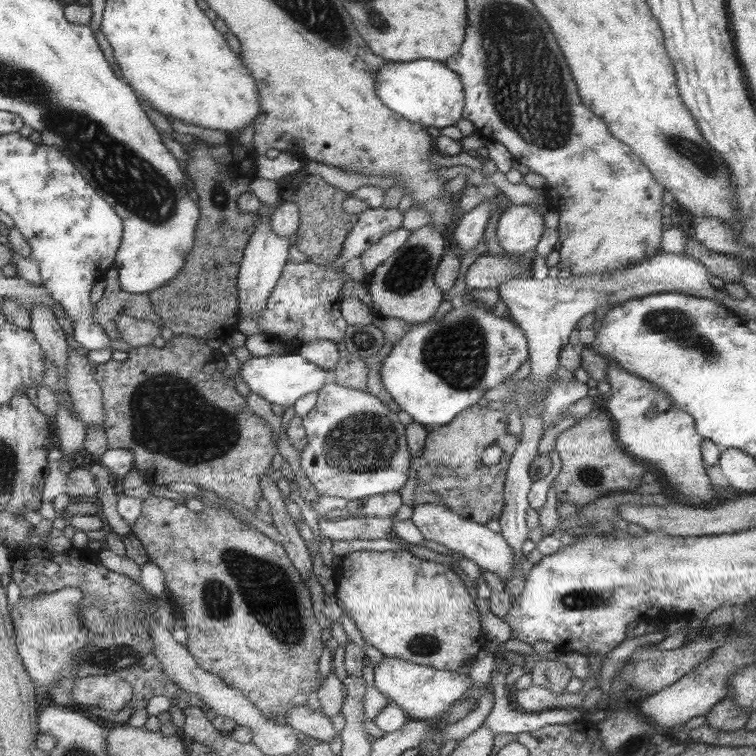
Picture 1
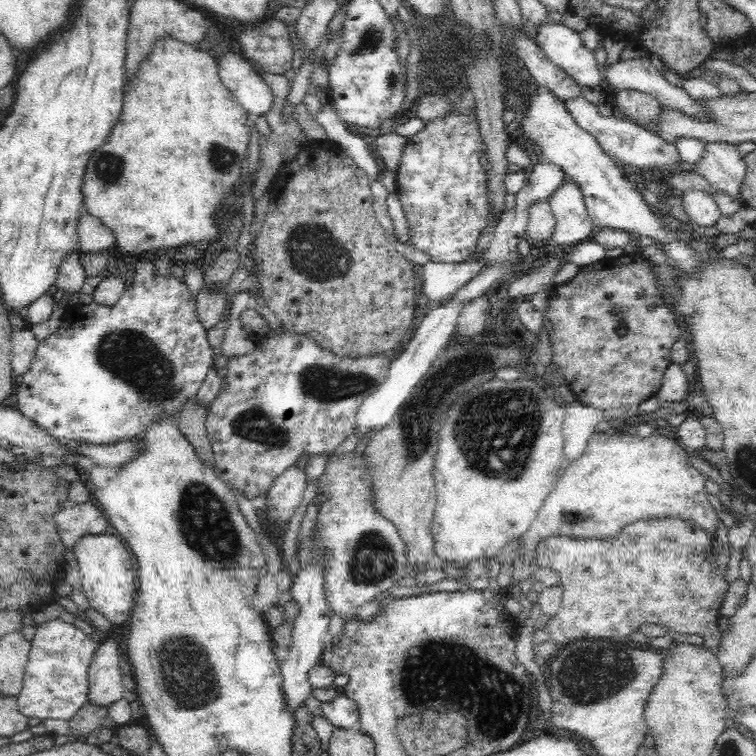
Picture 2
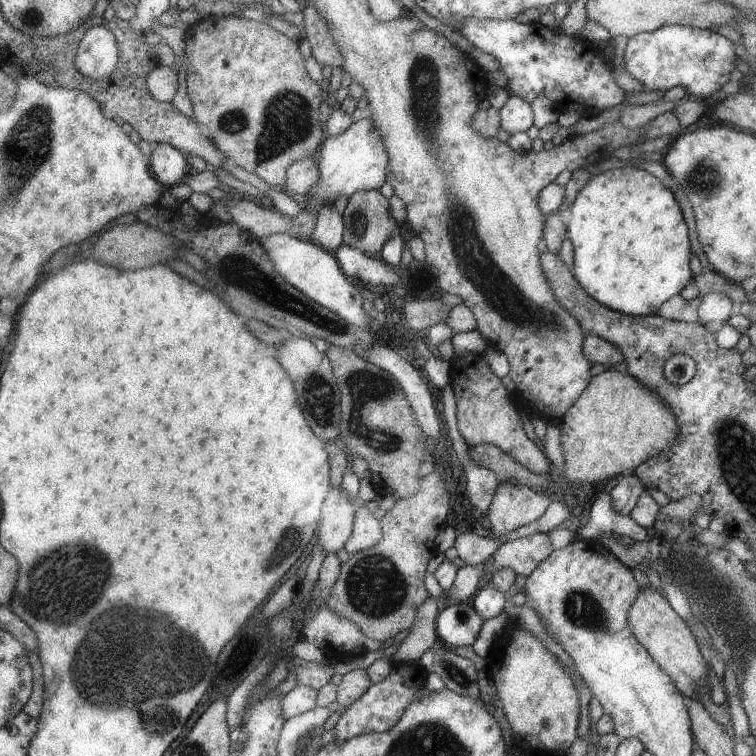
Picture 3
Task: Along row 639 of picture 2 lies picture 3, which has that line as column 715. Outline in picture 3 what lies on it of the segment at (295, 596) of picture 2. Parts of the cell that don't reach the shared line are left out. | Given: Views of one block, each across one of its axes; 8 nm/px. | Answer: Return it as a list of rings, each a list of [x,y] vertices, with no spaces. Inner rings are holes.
[[[712,292],[701,296],[698,307],[698,318],[700,325],[714,327],[728,323],[730,317],[735,314],[736,306],[731,298],[722,292]]]

